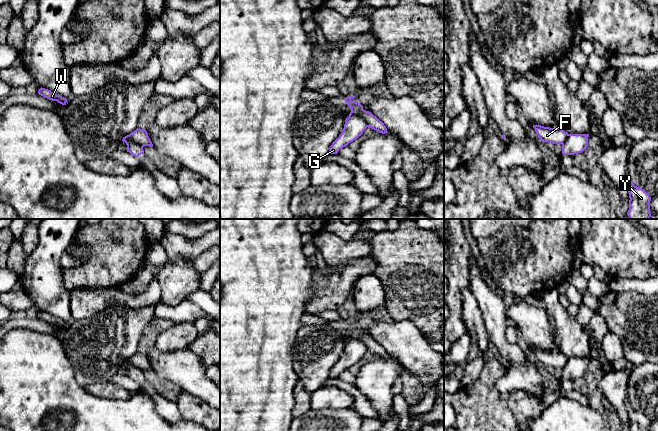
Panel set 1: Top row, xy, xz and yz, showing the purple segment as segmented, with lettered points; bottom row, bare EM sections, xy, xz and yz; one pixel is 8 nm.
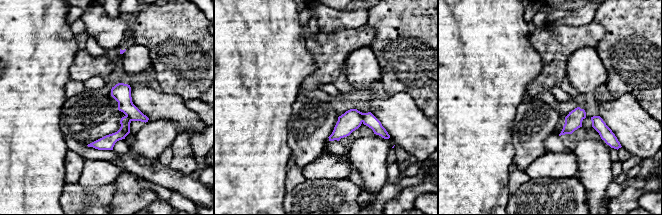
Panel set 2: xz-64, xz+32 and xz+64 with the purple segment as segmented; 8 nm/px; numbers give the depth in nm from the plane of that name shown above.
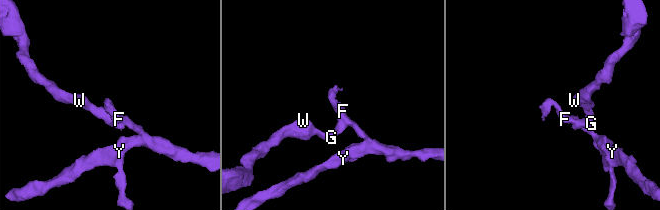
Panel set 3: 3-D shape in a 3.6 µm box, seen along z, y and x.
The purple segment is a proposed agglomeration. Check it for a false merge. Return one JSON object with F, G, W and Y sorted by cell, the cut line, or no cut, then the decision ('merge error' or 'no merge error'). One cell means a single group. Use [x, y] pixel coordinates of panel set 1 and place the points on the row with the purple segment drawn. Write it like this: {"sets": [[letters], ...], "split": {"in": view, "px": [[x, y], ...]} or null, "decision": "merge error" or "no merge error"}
{"sets": [["F", "Y"], ["G", "W"]], "split": {"in": "xz", "px": [[349, 116], [360, 116], [368, 126]]}, "decision": "merge error"}

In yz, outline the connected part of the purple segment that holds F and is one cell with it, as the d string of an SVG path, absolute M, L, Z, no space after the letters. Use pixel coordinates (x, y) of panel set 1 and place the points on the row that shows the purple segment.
M533 125L533 128L543 142L563 145L569 136L569 134L561 128L550 128L541 125Z

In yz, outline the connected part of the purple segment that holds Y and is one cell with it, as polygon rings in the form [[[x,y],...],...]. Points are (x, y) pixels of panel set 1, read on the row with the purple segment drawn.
[[[628,174],[625,177],[625,183],[630,198],[627,212],[629,218],[650,219],[650,195],[644,189],[635,186]]]

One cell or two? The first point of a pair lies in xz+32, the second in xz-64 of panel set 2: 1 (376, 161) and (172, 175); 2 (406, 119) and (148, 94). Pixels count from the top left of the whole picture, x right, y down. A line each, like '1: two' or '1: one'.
1: two
2: one

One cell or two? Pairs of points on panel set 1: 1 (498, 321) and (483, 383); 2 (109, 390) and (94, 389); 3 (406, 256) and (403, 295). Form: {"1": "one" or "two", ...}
{"1": "two", "2": "one", "3": "one"}

